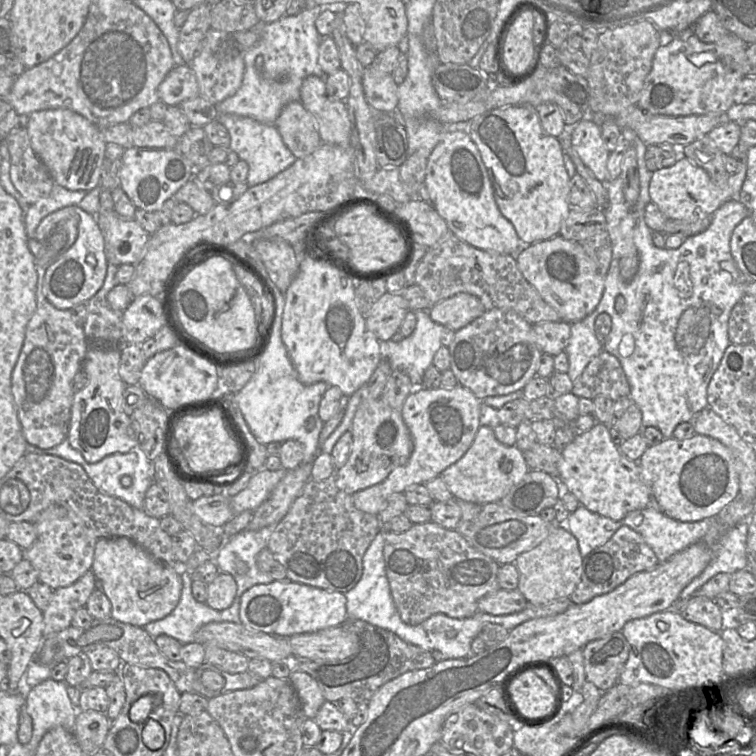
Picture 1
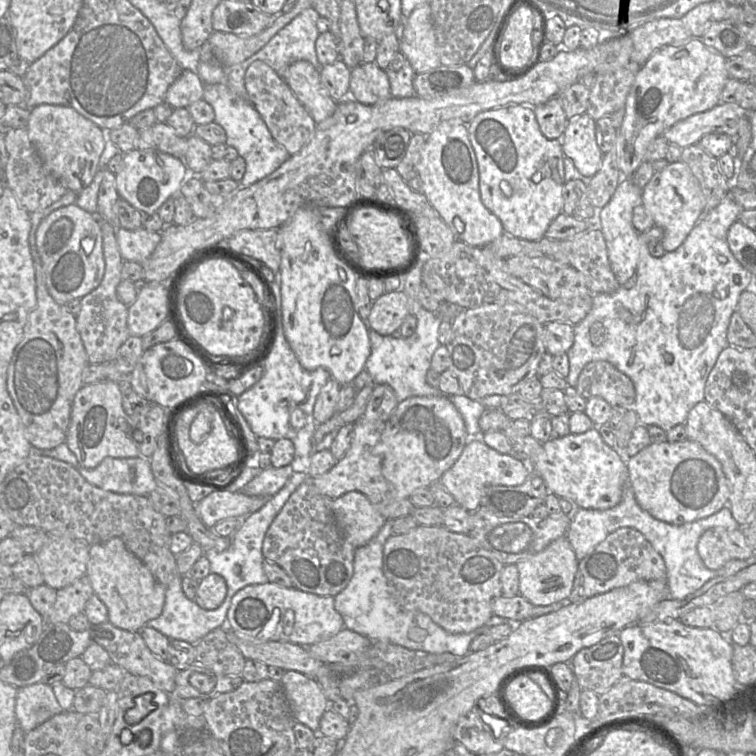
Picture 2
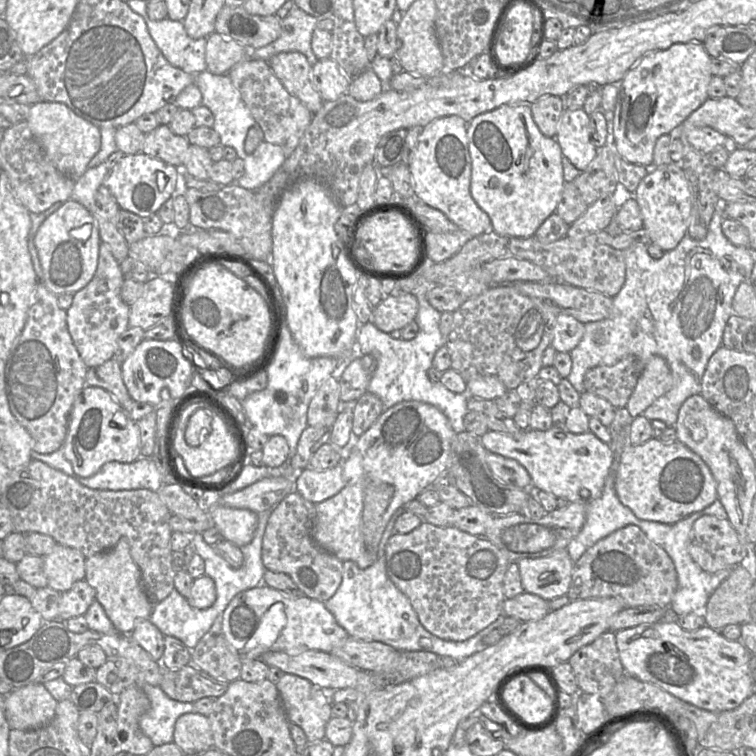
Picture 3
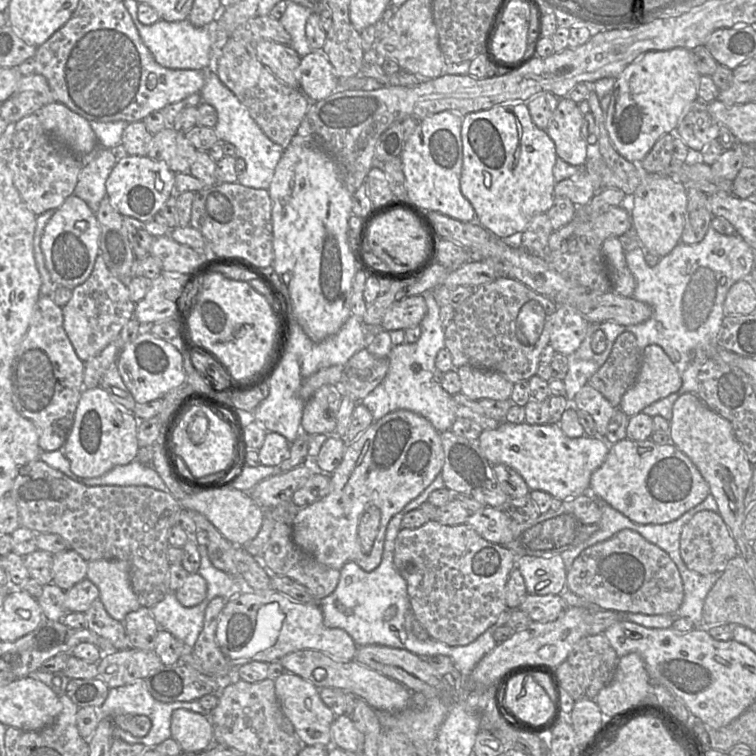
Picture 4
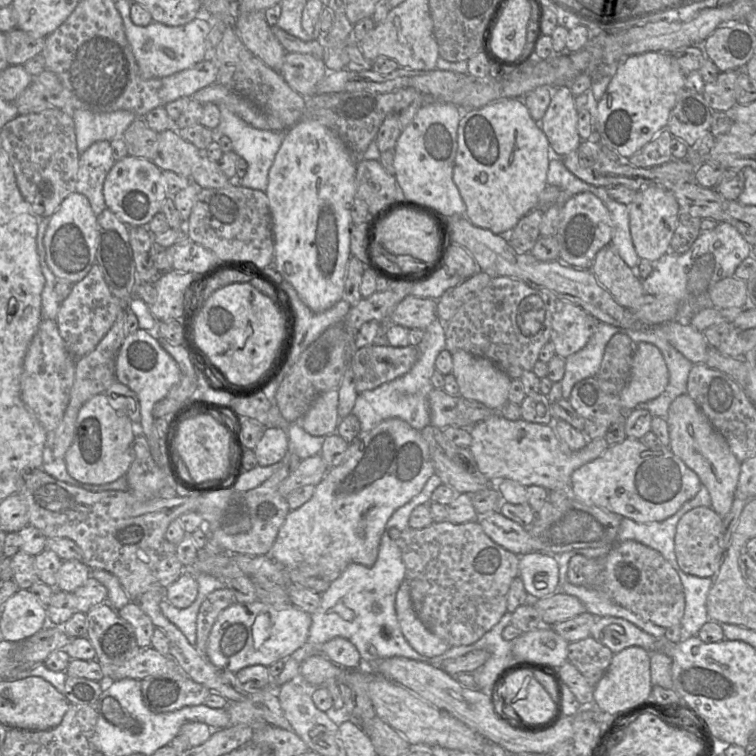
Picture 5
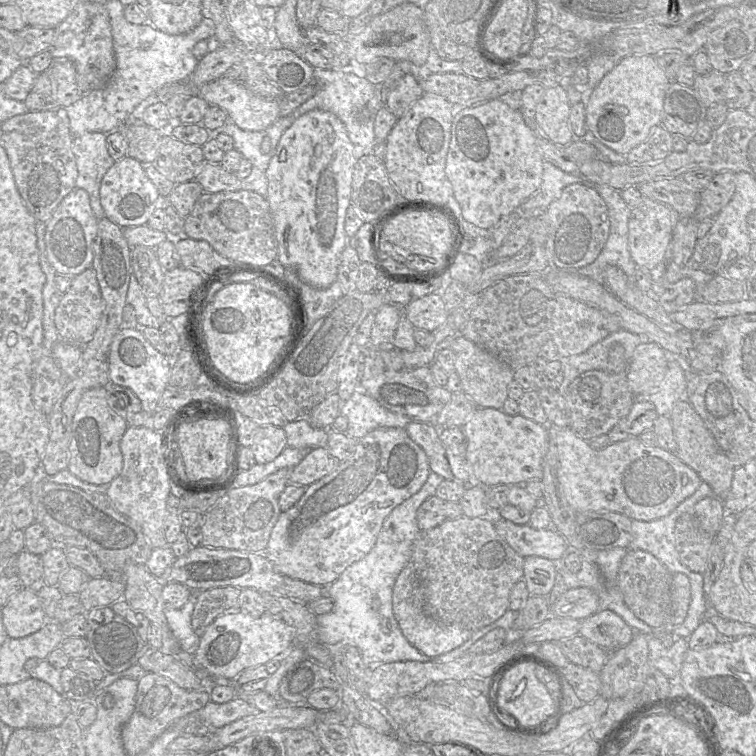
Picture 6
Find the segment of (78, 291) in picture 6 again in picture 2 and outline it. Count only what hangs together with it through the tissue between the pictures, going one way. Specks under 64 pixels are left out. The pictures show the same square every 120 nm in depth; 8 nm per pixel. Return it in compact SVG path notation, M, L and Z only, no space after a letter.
M100 221L100 228L105 272L99 286L81 298L81 310L76 316L76 329L90 364L114 362L118 349L130 335L127 325L128 306L123 304L116 294L117 286L122 281L121 269L124 261L116 240L117 227L106 221Z

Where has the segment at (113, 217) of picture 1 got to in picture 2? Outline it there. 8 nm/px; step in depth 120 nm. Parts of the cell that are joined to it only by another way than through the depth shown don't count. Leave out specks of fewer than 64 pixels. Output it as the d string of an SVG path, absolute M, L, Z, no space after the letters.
M117 227L116 240L124 261L142 264L159 244L161 234L149 232L143 227L134 231Z

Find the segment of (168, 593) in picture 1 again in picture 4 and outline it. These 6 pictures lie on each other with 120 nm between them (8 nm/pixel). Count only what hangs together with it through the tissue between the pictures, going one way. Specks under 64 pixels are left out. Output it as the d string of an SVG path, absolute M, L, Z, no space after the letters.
M100 559L88 562L86 578L99 589L99 600L114 619L124 622L128 613L141 605L129 576L129 566L119 559Z

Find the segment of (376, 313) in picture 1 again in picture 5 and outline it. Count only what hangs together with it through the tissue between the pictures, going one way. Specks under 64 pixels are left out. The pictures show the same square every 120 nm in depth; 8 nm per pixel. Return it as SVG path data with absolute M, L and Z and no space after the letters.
M406 296L391 312L389 321L407 329L425 330L437 319L437 300Z

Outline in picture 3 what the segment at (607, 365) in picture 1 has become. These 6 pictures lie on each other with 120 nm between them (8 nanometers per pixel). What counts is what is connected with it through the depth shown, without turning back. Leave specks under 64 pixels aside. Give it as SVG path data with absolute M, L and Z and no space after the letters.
M634 355L623 357L613 366L596 366L584 376L584 388L606 399L614 408L624 408L646 363Z

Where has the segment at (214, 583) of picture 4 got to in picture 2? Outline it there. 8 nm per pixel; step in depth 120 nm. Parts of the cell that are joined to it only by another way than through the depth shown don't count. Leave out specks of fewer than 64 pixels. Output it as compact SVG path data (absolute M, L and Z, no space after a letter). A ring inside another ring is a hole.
M308 472L294 473L288 480L286 485L272 496L267 503L256 512L247 515L240 520L240 525L231 536L231 544L229 548L223 552L218 552L215 549L204 550L203 555L206 556L210 562L211 573L218 574L225 579L227 585L227 594L222 603L224 605L226 600L232 600L232 597L240 589L254 584L265 584L268 582L263 571L263 554L262 546L264 537L271 523L283 508L289 497L293 492L308 479ZM237 565L241 568L240 574L234 572L234 566Z

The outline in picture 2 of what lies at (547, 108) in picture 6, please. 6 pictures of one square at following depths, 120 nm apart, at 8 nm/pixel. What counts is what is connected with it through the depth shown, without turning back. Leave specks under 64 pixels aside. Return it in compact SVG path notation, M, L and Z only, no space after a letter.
M583 113L568 120L561 138L564 156L569 157L586 177L597 173L604 155L597 144L595 130L596 120Z

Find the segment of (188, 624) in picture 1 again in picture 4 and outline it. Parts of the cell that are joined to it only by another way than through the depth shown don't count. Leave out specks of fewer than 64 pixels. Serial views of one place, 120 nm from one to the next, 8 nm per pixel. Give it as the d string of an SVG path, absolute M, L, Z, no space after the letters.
M175 592L167 595L150 610L156 622L188 648L193 648L203 629L205 610L209 600L193 607L184 607Z

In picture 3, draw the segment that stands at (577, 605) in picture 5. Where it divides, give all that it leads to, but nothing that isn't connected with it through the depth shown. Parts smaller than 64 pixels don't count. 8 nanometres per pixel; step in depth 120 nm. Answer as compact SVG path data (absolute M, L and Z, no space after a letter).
M525 591L503 603L503 614L521 622L540 620L549 612L549 601Z

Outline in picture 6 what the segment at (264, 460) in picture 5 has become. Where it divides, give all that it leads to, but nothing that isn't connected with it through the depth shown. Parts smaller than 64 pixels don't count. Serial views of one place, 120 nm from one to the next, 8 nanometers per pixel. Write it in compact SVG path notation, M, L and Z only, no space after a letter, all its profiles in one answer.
M264 425L258 427L250 449L257 464L273 461L287 447L287 438L283 427Z

